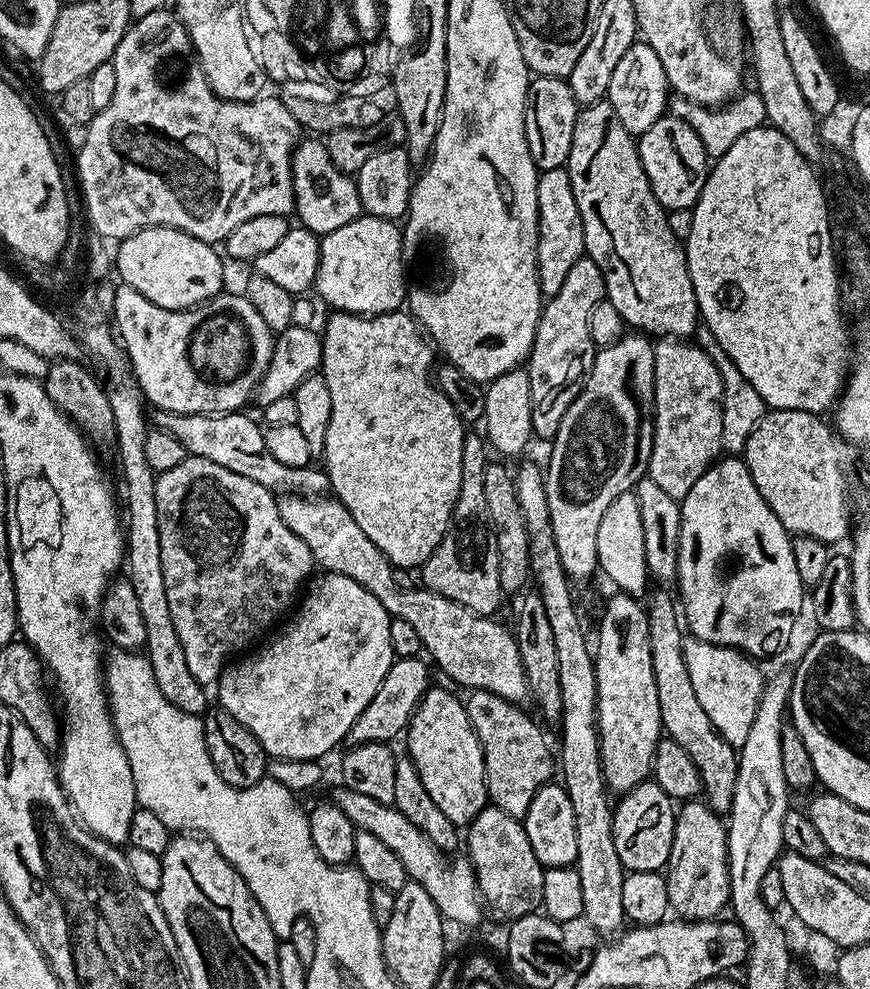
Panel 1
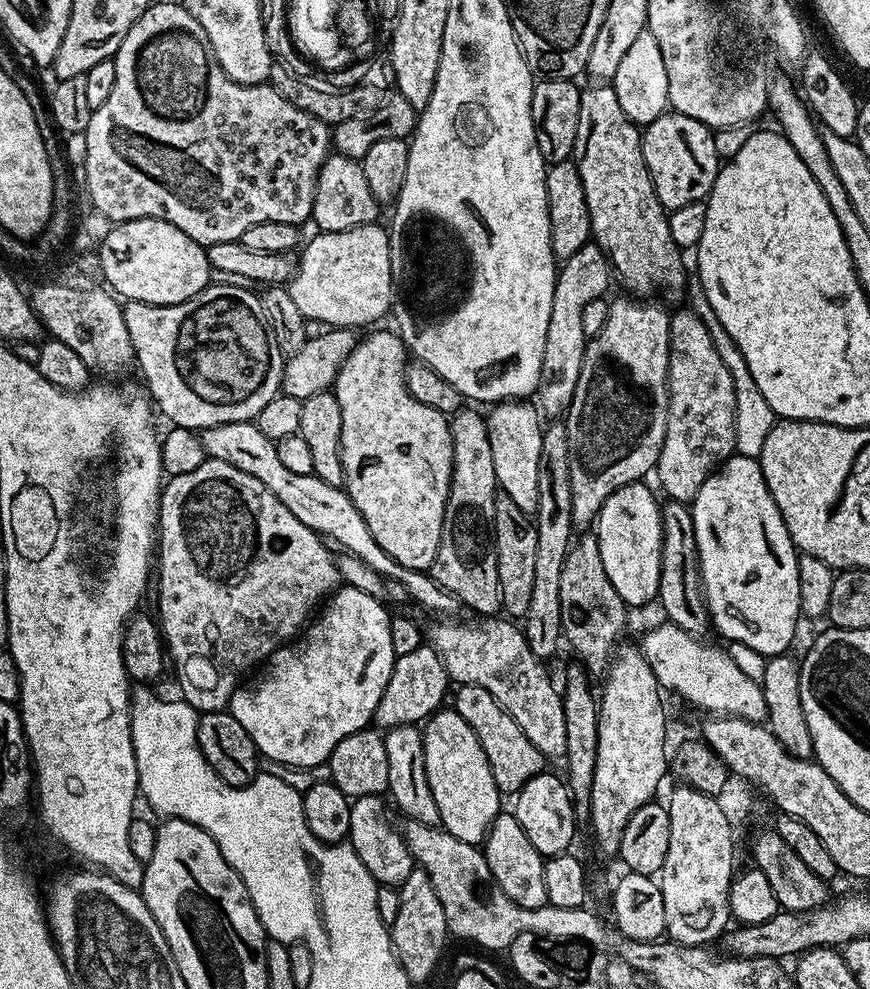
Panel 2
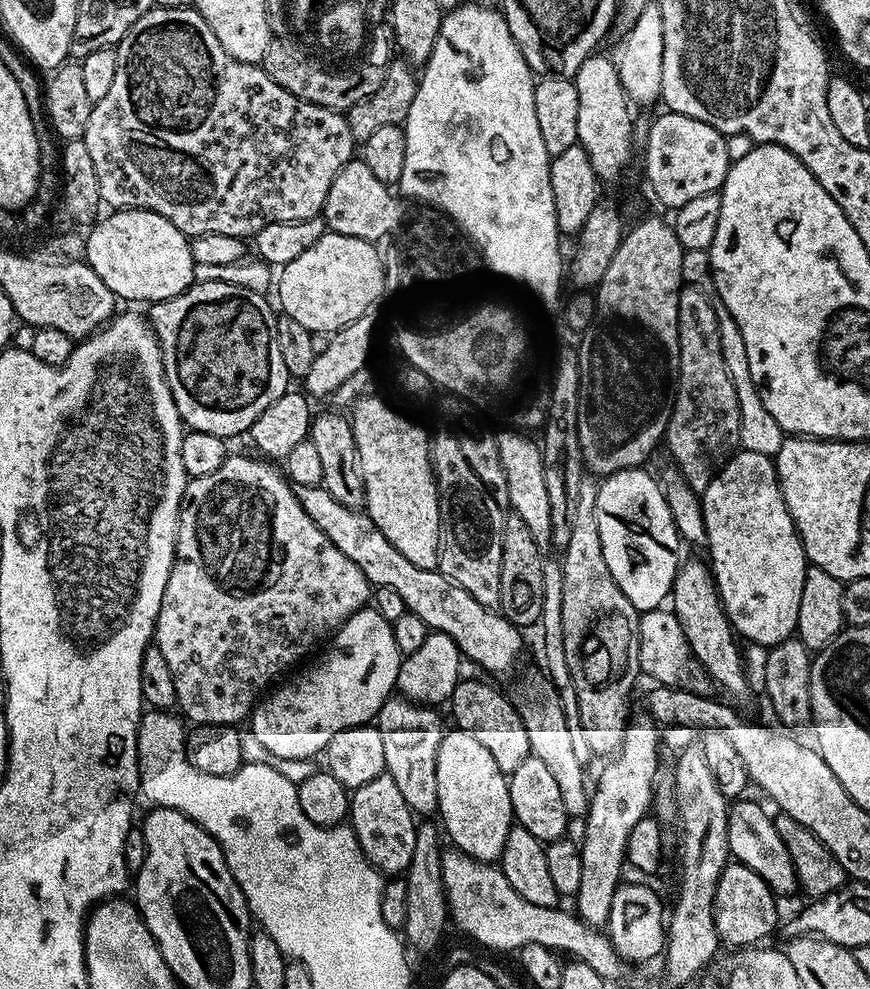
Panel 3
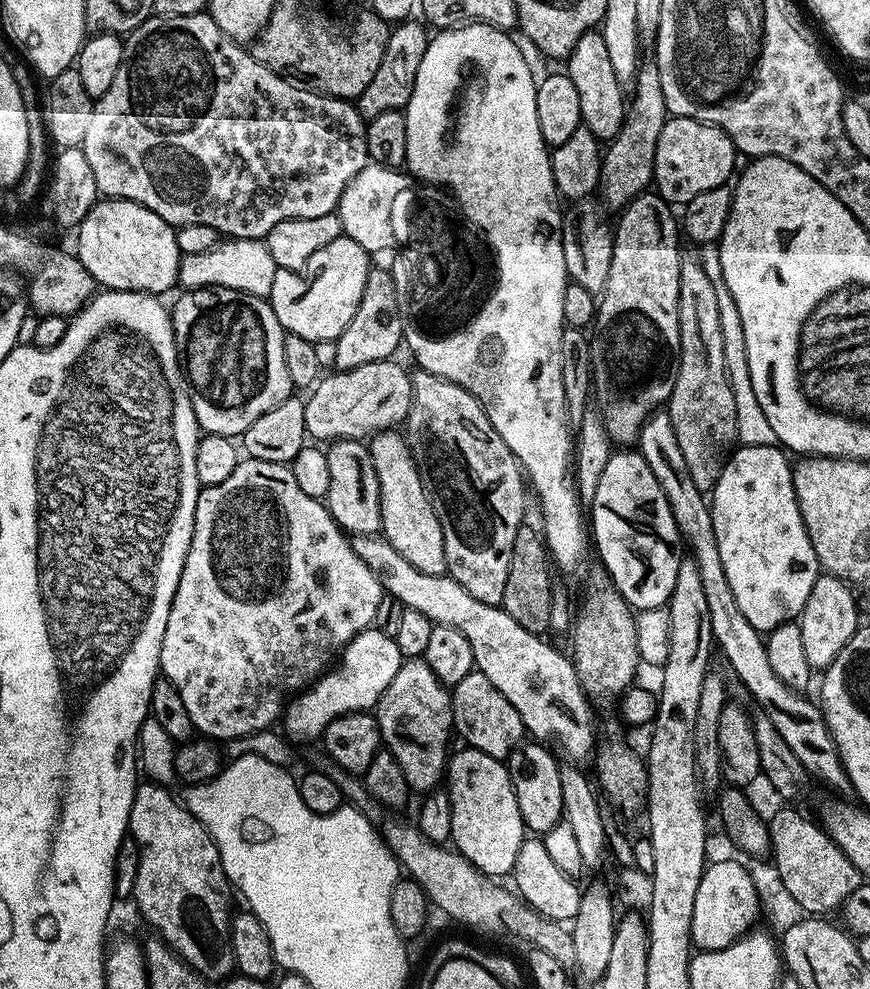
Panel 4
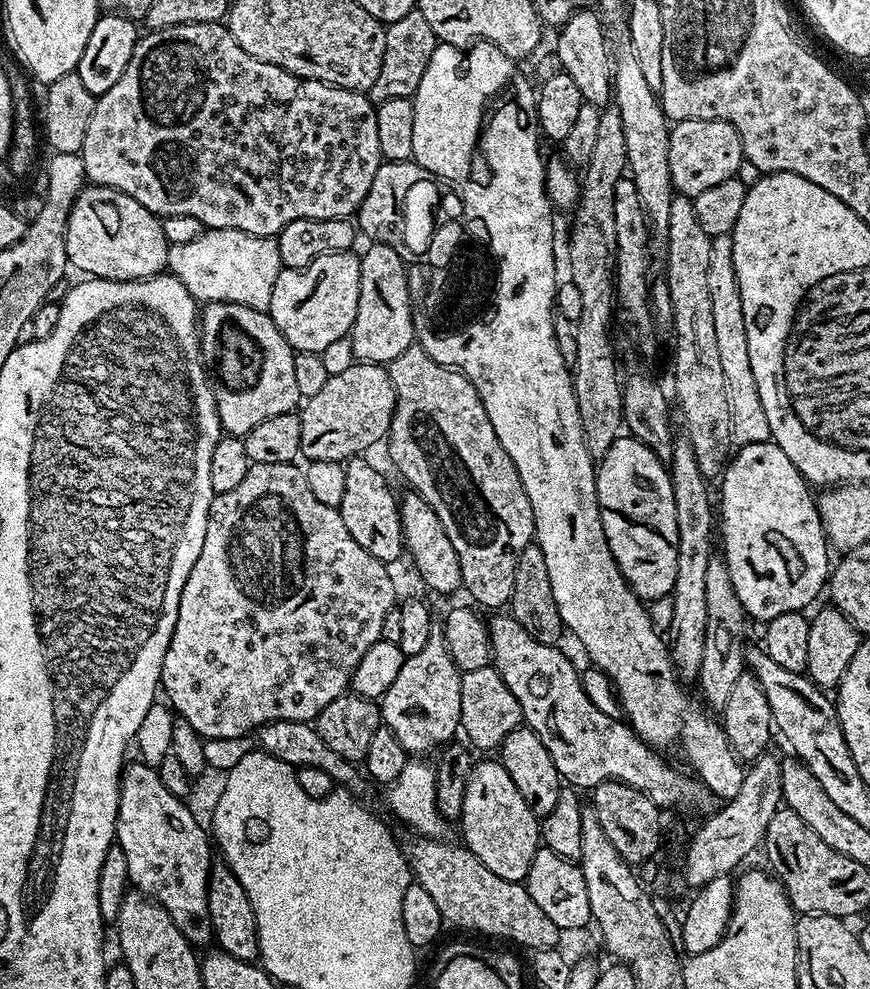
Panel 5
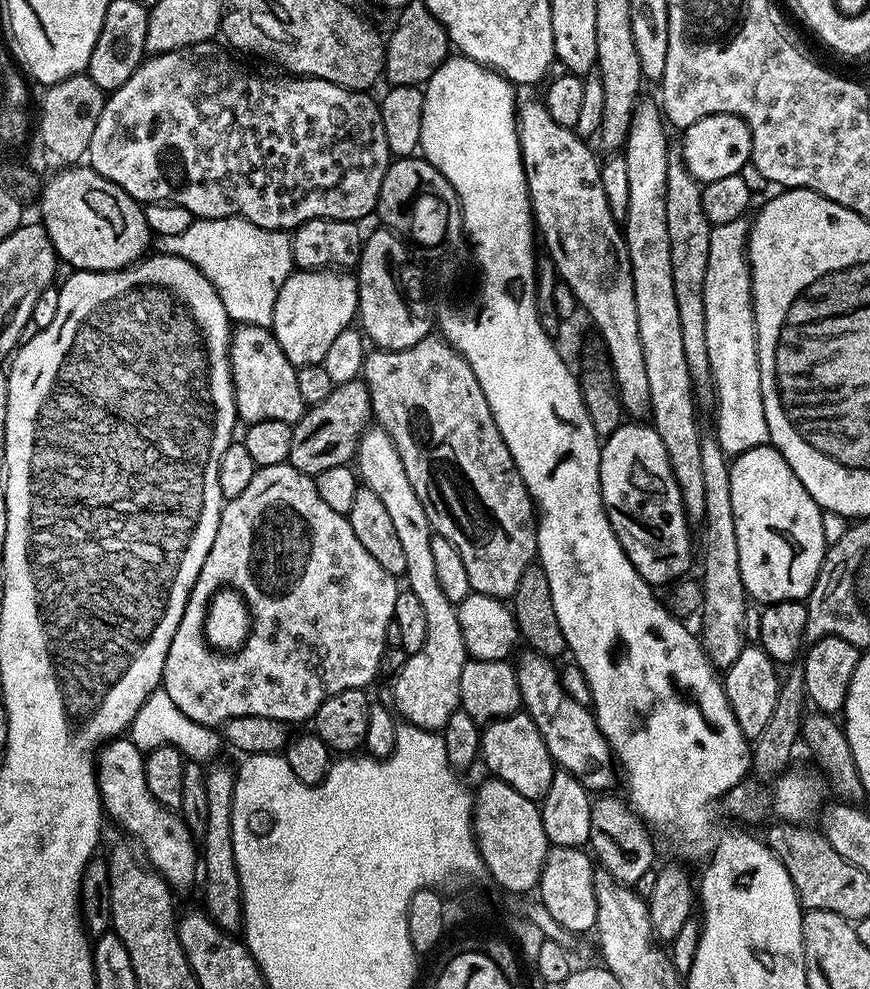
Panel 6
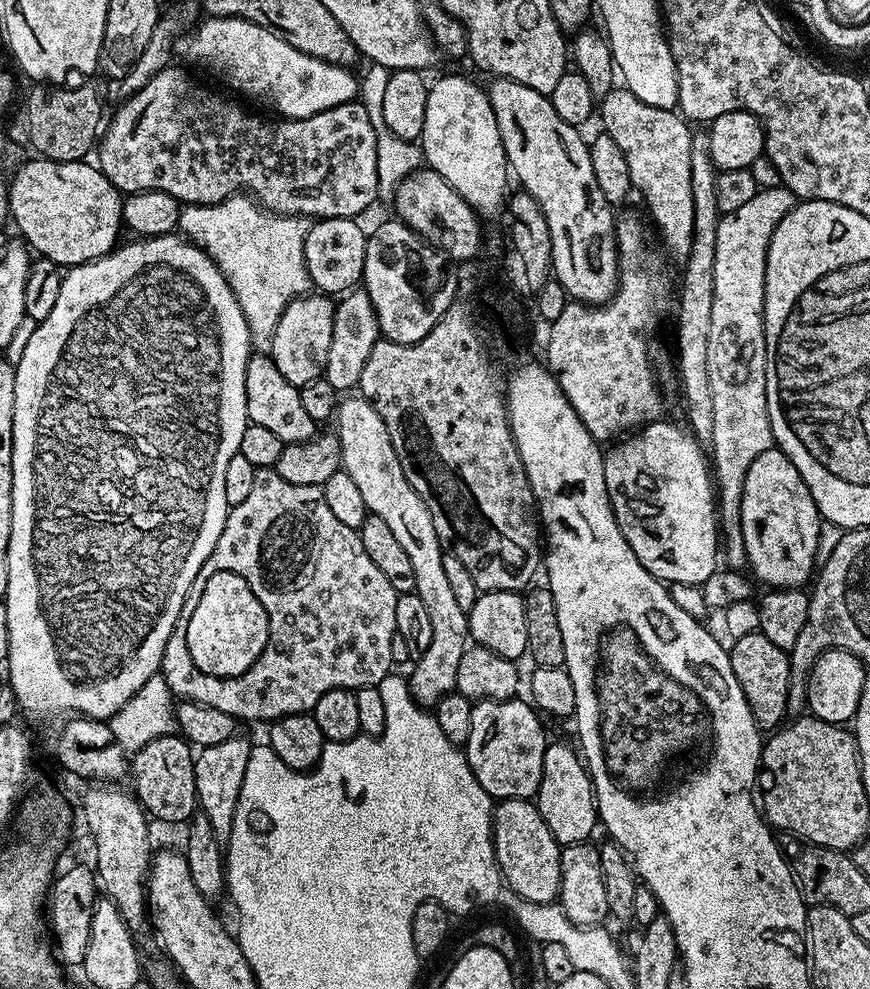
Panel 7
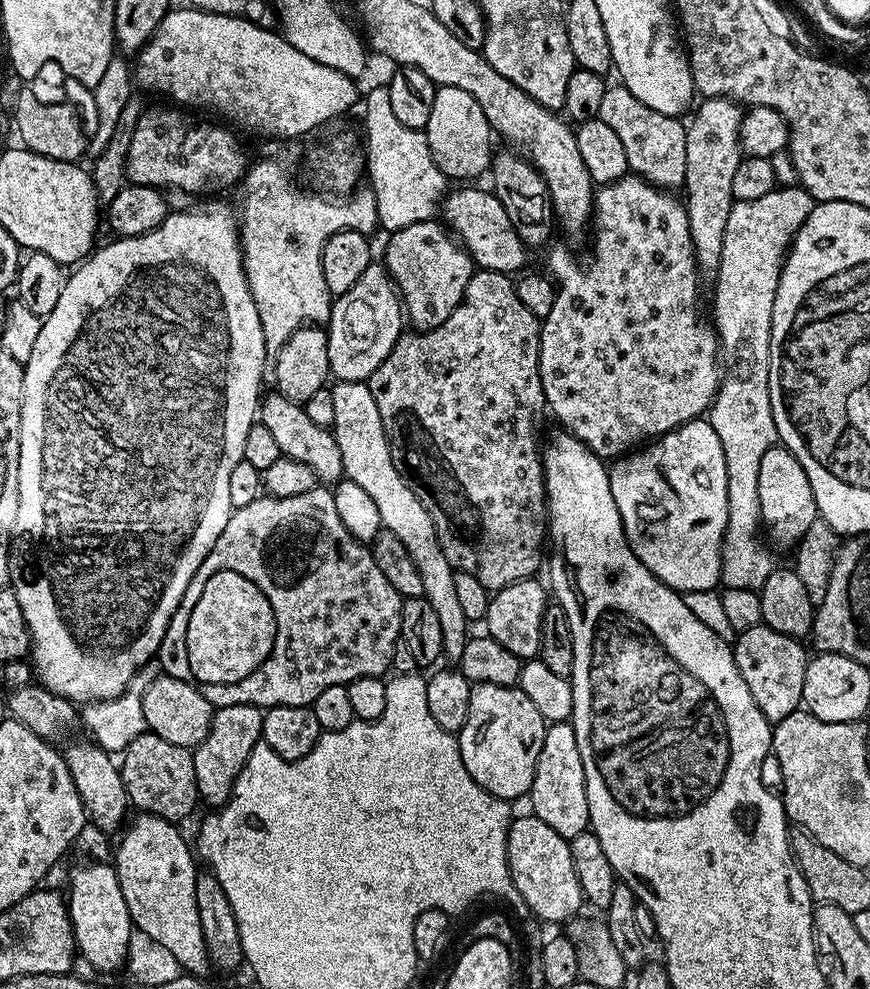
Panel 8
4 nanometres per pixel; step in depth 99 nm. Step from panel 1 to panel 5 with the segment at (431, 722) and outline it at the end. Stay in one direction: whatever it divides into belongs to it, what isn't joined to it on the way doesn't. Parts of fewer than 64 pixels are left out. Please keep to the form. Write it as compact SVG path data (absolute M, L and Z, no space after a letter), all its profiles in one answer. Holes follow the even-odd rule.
M477 759L472 765L470 774L466 778L466 798L462 798L462 810L458 817L460 832L464 835L463 847L468 848L482 866L494 870L498 878L507 880L527 881L530 862L534 862L534 854L542 847L540 839L541 821L532 812L532 807L518 794L518 786L514 786L514 778L504 769L499 759Z

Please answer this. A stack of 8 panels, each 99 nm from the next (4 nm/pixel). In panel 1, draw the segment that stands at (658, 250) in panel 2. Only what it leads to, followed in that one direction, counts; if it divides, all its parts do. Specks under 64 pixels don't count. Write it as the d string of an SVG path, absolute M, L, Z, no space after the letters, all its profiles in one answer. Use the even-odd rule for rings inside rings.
M607 100L581 107L574 126L573 145L566 163L570 186L574 186L574 199L582 214L584 251L602 270L604 294L622 314L625 325L652 338L688 338L698 327L700 307L690 282L688 254L685 245L670 230L668 212L654 198L646 170L642 170L640 150L633 133L622 126L614 106Z

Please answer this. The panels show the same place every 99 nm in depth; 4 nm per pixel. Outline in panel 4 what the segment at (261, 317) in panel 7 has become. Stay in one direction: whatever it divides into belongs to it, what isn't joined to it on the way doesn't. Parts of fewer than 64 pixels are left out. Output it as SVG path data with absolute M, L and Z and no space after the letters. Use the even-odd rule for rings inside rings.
M221 239L210 250L202 254L181 255L179 287L184 290L193 288L229 288L235 292L245 292L251 296L267 297L274 286L277 267L264 240Z

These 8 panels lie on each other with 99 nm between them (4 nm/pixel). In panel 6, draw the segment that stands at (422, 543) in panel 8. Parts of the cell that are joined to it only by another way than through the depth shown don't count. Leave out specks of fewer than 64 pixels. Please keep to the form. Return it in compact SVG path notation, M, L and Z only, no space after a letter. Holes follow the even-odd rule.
M379 426L365 428L360 435L354 464L363 487L374 490L374 494L382 498L390 519L394 521L394 530L398 530L402 551L406 554L404 576L408 580L407 591L413 592L422 601L422 611L426 614L426 642L422 642L422 650L411 653L400 671L395 673L391 703L401 717L404 715L407 723L428 732L440 732L450 714L460 708L462 666L470 657L462 642L462 626L458 626L456 605L446 598L446 594L442 594L442 586L438 586L434 554L430 551L434 535L432 526L428 523L422 502L418 502L418 494L414 494L414 486L410 486L410 478L406 478L402 458L398 458L398 450L386 429Z

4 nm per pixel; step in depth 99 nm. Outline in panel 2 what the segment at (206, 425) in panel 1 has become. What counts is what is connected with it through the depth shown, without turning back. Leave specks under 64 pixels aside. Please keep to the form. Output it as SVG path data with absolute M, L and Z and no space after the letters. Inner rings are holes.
M243 420L226 422L222 426L210 426L203 429L199 437L205 457L218 462L230 462L230 466L250 474L250 478L258 478L258 482L262 482L262 486L266 486L266 490L270 490L270 494L274 494L274 498L278 498L278 502L282 502L282 506L286 506L286 510L290 510L290 514L294 514L294 518L298 518L302 526L327 538L333 545L341 544L347 555L356 556L362 562L366 562L366 566L370 566L370 570L374 570L379 576L389 581L397 580L422 607L429 608L432 612L440 612L436 614L452 614L448 612L458 608L456 597L437 580L433 580L427 571L419 572L394 562L394 558L390 558L390 554L386 554L386 550L382 550L378 542L374 542L374 534L370 534L366 518L358 514L358 506L354 506L354 502L343 488L330 486L330 482L322 482L322 478L312 474L293 474L278 459L276 441L266 438L266 434L258 430L255 422Z

